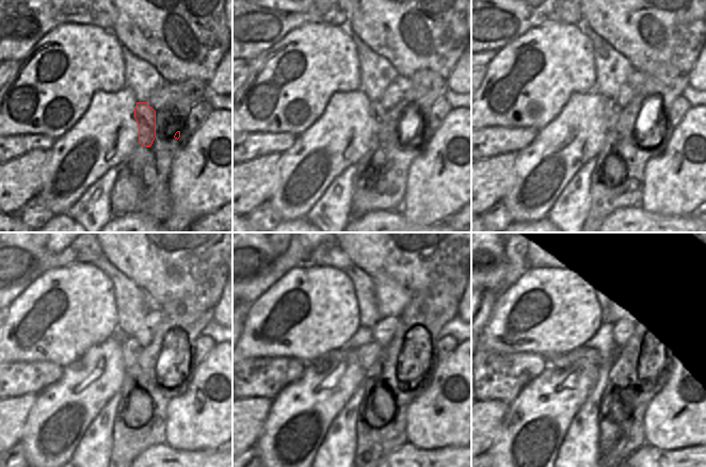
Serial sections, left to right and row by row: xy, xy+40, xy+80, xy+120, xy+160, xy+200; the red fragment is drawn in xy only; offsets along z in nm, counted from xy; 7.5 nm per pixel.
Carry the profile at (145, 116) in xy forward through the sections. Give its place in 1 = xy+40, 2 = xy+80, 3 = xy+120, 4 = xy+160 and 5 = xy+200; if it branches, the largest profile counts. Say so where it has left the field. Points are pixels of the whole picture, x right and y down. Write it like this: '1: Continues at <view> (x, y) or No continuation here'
1: Continues at xy+40 (376, 112)
2: Continues at xy+80 (611, 111)
3: Continues at xy+120 (131, 350)
4: Continues at xy+160 (368, 354)
5: Continues at xy+200 (564, 360).

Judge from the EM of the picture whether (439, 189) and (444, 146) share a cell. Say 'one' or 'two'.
one

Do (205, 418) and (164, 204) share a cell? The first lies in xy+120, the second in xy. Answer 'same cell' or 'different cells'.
different cells

